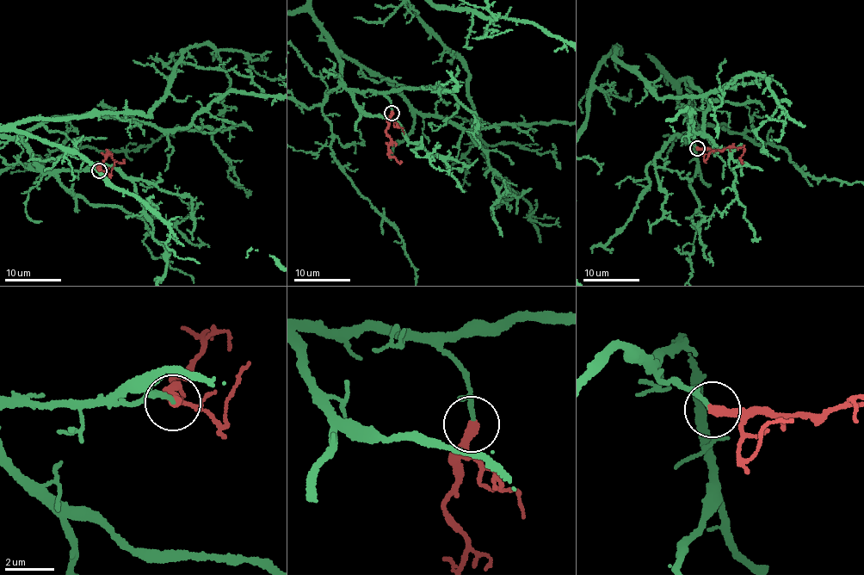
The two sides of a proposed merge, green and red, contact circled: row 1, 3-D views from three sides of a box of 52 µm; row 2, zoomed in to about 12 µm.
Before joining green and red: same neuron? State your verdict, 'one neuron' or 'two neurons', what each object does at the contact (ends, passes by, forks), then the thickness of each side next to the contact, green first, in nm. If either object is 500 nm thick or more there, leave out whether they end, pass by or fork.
one neuron; green passes by; red ends there; 130 nm thick on the green side, 380 nm on the other

